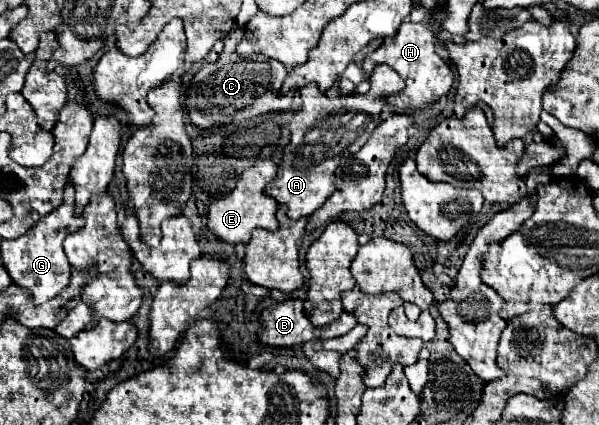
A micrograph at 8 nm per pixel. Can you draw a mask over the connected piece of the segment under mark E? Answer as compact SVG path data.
M272 160L256 162L252 168L248 168L240 176L236 188L230 194L218 198L218 202L212 202L208 206L208 214L206 214L208 230L218 240L228 242L228 244L240 244L240 242L246 244L250 240L252 230L264 228L264 230L274 232L278 228L278 222L276 222L276 208L278 208L278 204L274 202L274 198L264 196L264 186L276 176L276 170L278 170L278 166Z

